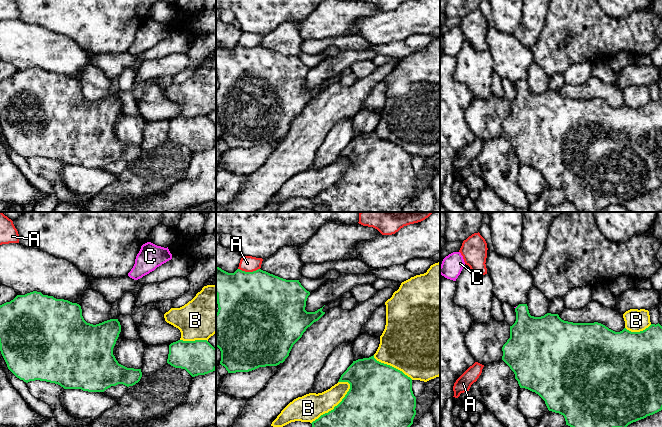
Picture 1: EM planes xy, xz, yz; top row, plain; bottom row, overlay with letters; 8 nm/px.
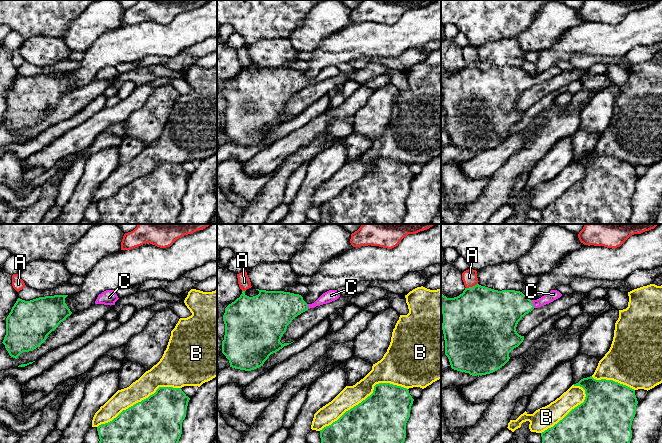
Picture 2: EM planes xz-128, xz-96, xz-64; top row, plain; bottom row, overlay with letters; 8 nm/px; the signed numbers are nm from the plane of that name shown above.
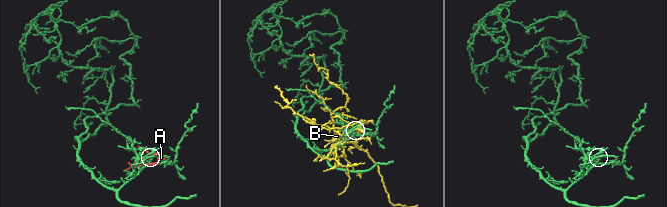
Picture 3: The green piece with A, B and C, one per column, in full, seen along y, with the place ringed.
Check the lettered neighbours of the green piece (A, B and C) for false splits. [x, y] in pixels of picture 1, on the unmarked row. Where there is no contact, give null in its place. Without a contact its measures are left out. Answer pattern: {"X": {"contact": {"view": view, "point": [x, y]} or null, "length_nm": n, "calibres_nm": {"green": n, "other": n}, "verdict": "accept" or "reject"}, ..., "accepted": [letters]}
{"A": {"contact": {"view": "xz", "point": [249, 48]}, "length_nm": 180, "calibres_nm": {"green": 500, "other": 130}, "verdict": "reject"}, "B": {"contact": {"view": "xz", "point": [335, 182]}, "length_nm": 460, "calibres_nm": {"green": 500, "other": 220}, "verdict": "reject"}, "C": {"contact": {"view": "yz", "point": [516, 83]}, "length_nm": 30, "calibres_nm": {"green": 320, "other": 20}, "verdict": "accept"}, "accepted": ["C"]}

